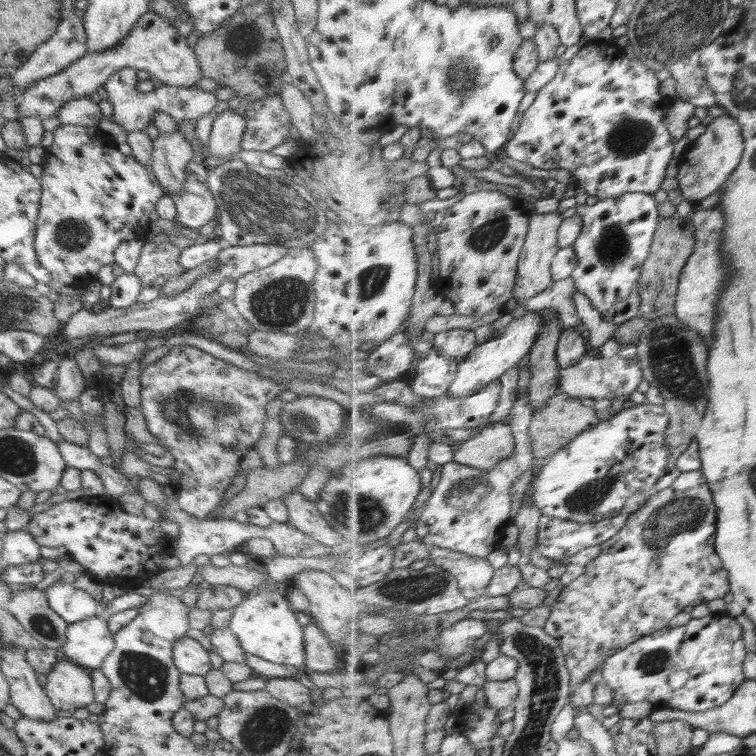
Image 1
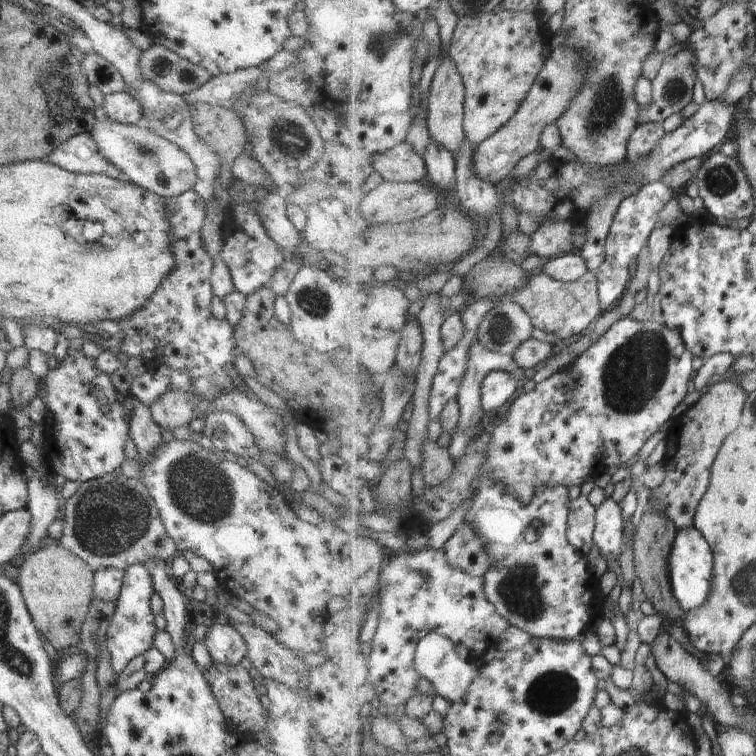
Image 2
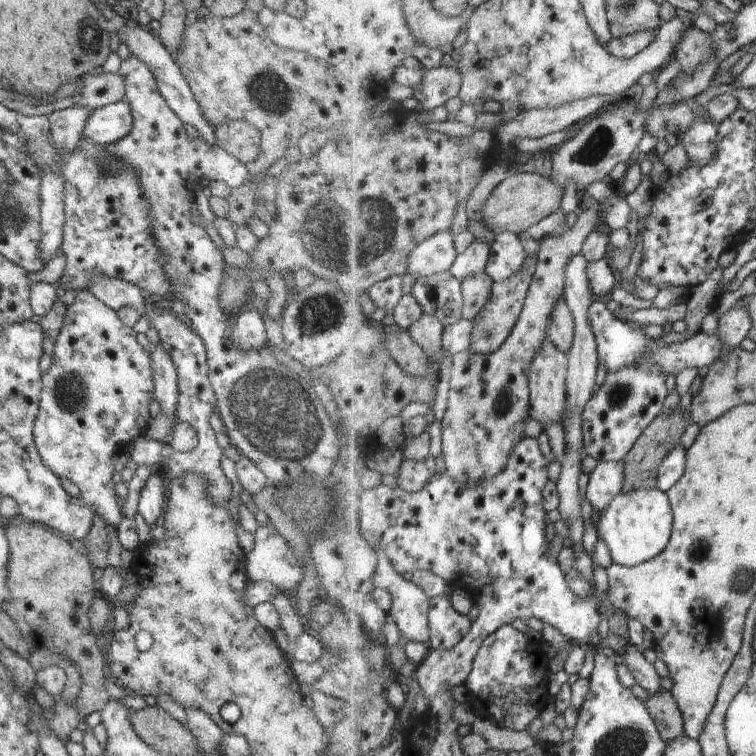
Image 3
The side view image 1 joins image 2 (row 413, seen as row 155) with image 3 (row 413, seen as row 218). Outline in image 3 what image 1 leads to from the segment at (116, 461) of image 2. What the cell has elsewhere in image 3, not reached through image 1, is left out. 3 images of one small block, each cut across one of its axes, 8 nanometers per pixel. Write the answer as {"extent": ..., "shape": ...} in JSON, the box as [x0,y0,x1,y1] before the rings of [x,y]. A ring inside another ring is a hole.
{"extent":[33,289,154,527],"shape":[[[82,289],[81,291],[78,291],[76,293],[76,297],[74,299],[74,302],[66,307],[65,310],[65,319],[64,322],[62,323],[62,328],[58,331],[58,336],[54,340],[54,349],[53,349],[53,355],[51,356],[51,366],[48,369],[48,371],[44,374],[41,375],[41,395],[40,395],[40,402],[39,402],[39,409],[37,412],[37,418],[34,421],[34,428],[33,428],[33,435],[34,435],[34,442],[36,445],[36,448],[38,449],[38,454],[40,455],[40,458],[42,459],[42,462],[54,473],[57,474],[60,478],[65,478],[68,479],[72,484],[75,484],[78,487],[78,490],[81,492],[80,500],[83,503],[86,503],[86,506],[89,506],[92,508],[94,514],[100,515],[104,520],[107,525],[117,527],[118,523],[120,522],[122,518],[122,508],[120,508],[121,501],[118,496],[115,494],[115,485],[113,484],[114,482],[114,458],[118,458],[118,454],[122,453],[116,453],[116,451],[119,451],[118,449],[122,448],[130,448],[134,438],[140,437],[144,435],[148,419],[150,418],[150,410],[149,404],[151,403],[151,398],[153,396],[154,392],[154,383],[153,383],[153,374],[152,374],[152,365],[151,365],[151,358],[149,355],[148,350],[144,351],[142,350],[140,344],[136,341],[136,335],[137,333],[134,331],[133,328],[128,327],[127,325],[124,325],[122,321],[120,321],[120,318],[116,314],[115,310],[112,310],[109,306],[106,306],[106,303],[103,303],[102,301],[99,301],[98,298],[96,298],[90,291],[86,289]]]}

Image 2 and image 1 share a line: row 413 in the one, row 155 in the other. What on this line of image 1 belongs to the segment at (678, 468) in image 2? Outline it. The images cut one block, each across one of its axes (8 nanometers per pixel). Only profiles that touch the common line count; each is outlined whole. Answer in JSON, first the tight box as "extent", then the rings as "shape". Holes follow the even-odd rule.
{"extent":[677,114,746,203],"shape":[[[732,114],[714,119],[707,127],[708,130],[684,152],[677,177],[684,198],[696,203],[710,198],[728,182],[728,178],[732,177],[742,164],[746,152],[742,123]]]}

